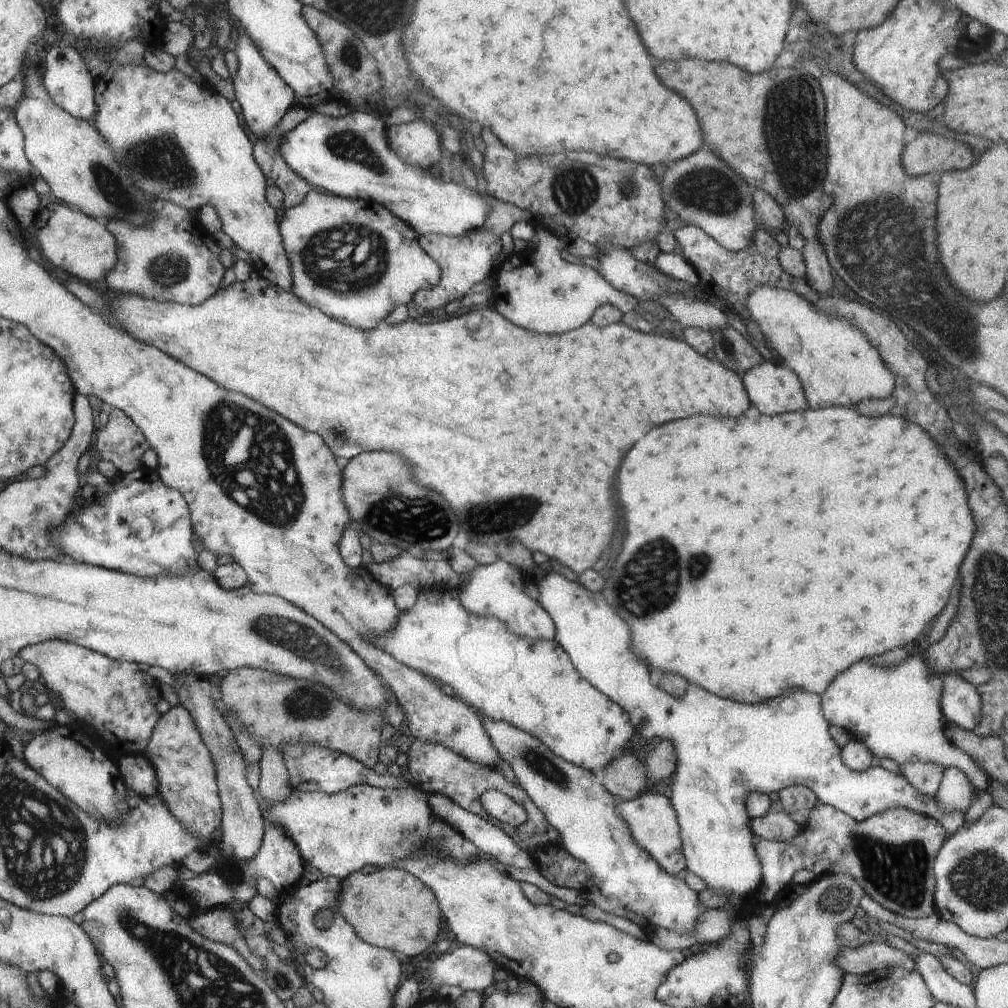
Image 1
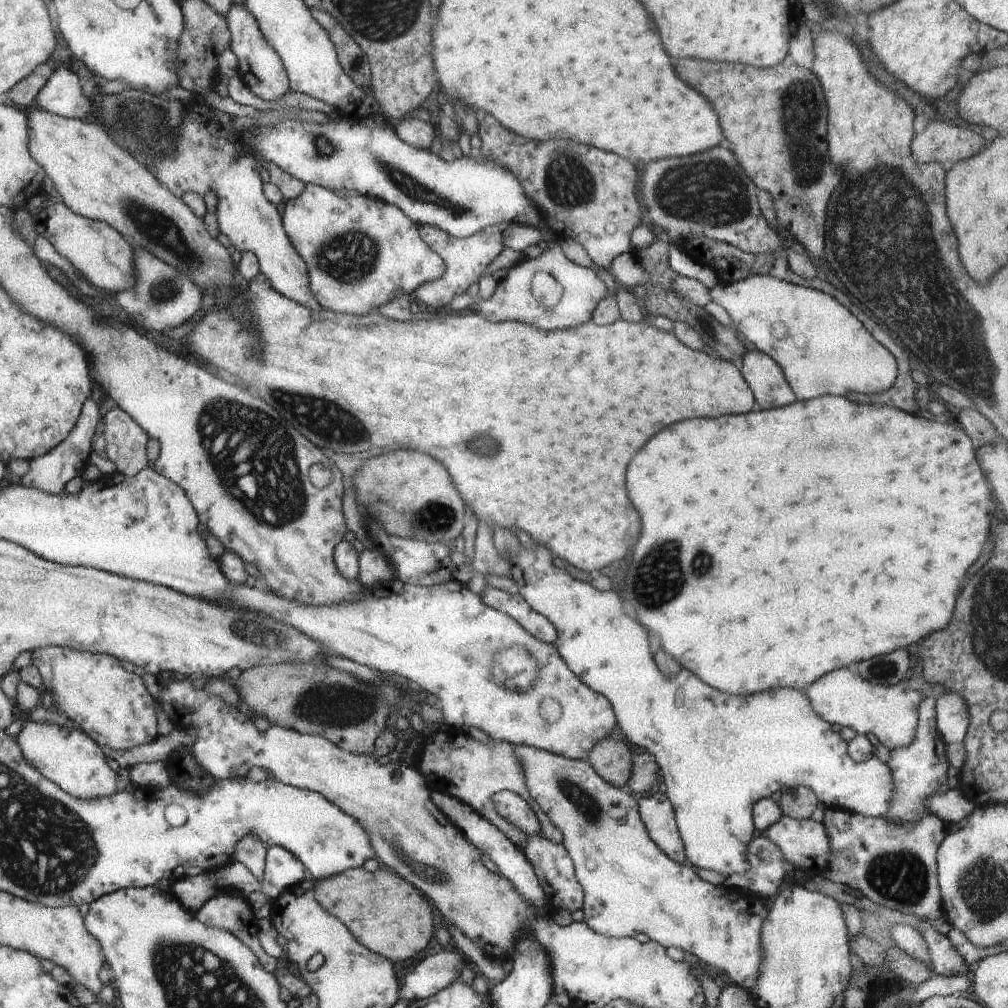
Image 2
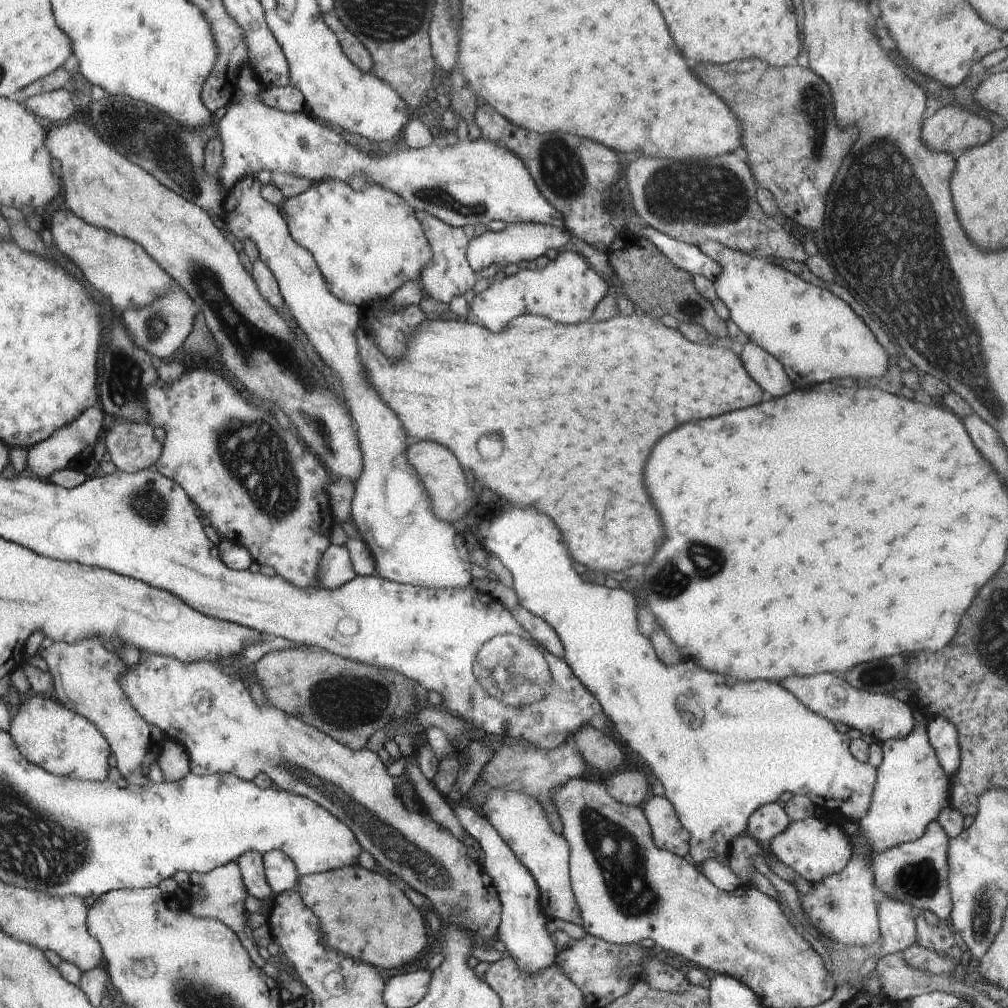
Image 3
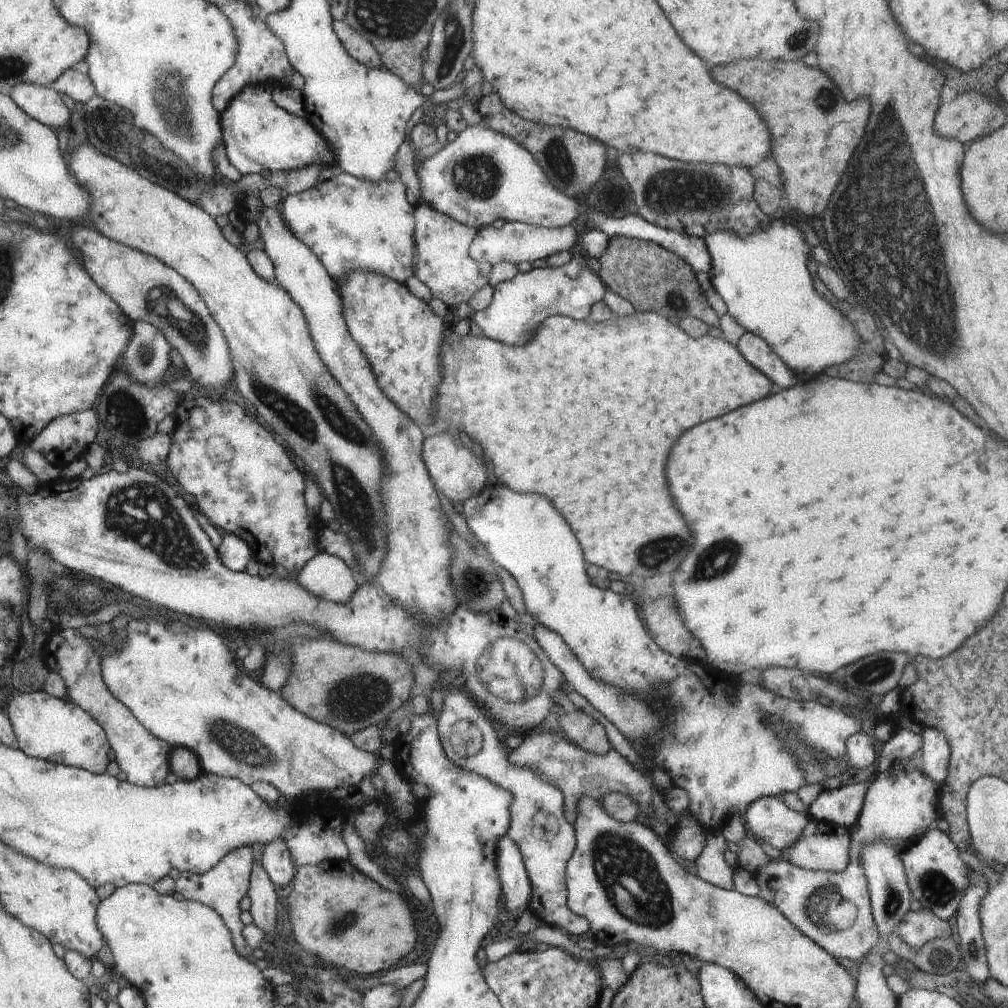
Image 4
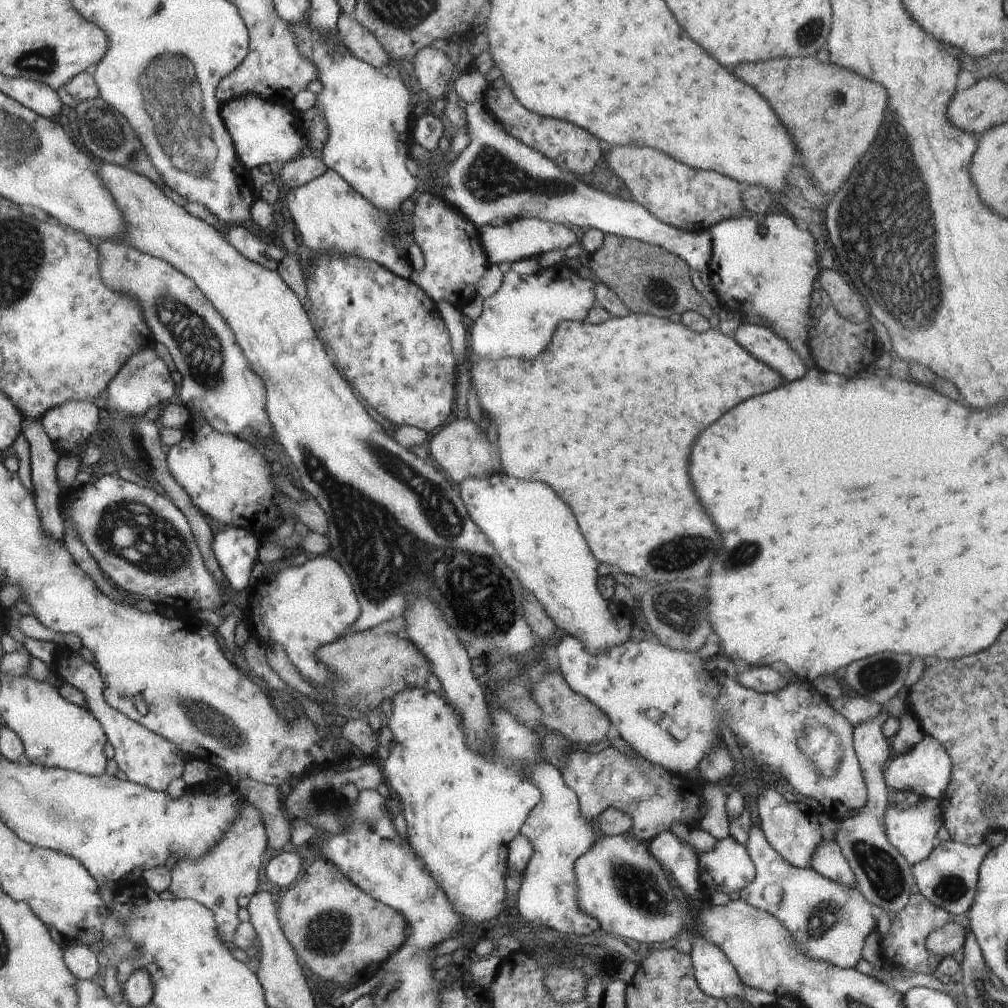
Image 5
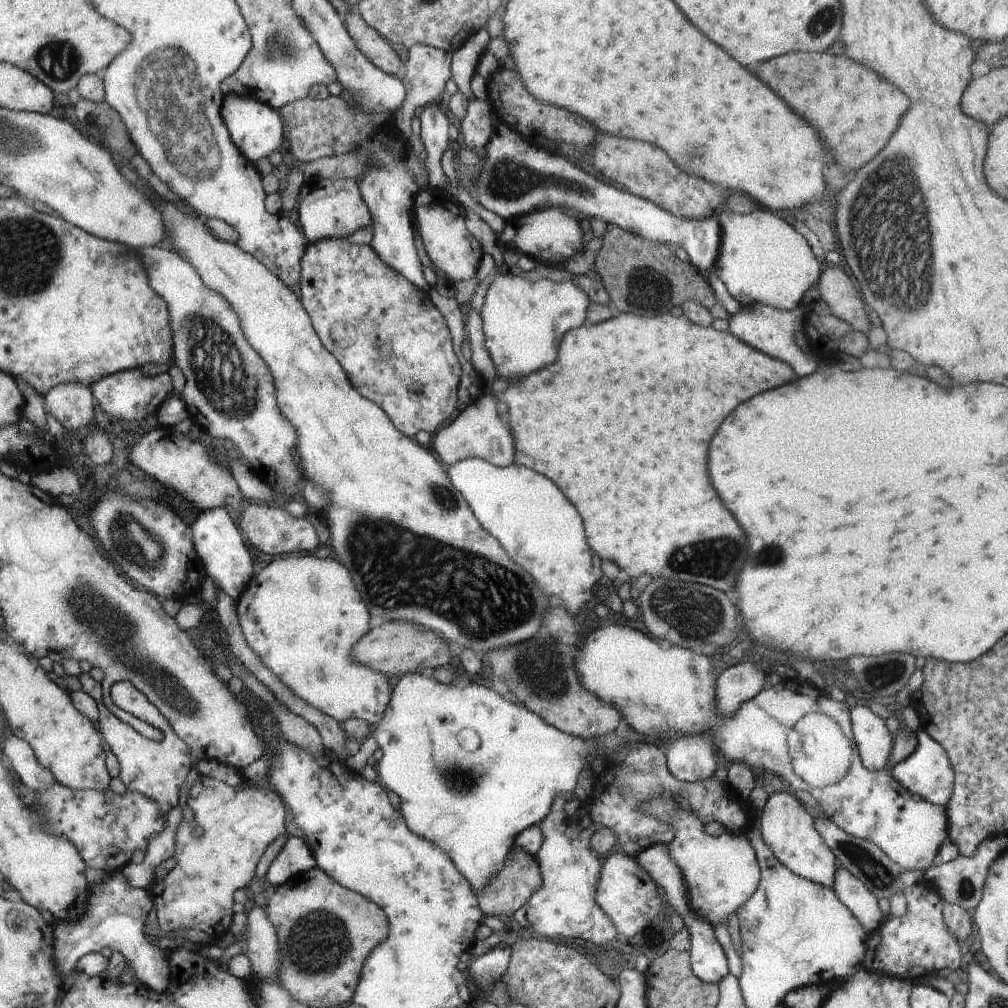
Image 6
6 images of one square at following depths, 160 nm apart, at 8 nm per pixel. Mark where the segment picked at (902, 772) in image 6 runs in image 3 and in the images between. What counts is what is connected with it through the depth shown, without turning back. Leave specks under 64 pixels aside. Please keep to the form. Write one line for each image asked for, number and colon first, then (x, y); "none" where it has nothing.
3: (941, 731)
4: (936, 753)
5: (925, 769)

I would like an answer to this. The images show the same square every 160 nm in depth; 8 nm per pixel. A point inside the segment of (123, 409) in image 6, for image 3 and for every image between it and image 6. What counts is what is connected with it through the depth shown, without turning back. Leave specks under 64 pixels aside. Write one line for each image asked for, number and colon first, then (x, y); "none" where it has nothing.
3: (160, 328)
4: (147, 354)
5: (144, 380)

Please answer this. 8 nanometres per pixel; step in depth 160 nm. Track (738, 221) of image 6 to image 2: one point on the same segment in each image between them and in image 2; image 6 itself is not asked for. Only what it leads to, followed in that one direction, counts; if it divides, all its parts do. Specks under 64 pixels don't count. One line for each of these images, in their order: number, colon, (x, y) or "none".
2: (827, 351)
3: (815, 336)
4: (763, 279)
5: (764, 265)

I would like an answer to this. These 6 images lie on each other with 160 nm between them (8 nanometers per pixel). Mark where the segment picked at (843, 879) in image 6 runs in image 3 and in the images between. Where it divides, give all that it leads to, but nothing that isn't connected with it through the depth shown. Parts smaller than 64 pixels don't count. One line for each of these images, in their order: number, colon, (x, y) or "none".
3: (815, 848)
4: (822, 846)
5: (829, 861)

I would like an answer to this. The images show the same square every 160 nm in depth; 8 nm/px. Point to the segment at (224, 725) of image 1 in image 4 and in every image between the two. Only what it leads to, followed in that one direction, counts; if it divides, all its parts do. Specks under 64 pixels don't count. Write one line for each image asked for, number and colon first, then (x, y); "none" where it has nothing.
2: (250, 851)
3: (251, 866)
4: (264, 904)

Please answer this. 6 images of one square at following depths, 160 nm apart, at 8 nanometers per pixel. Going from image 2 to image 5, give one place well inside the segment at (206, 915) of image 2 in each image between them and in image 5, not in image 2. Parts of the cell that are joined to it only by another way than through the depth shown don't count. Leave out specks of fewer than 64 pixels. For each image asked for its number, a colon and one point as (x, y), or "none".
3: (220, 894)
4: (221, 888)
5: (229, 870)

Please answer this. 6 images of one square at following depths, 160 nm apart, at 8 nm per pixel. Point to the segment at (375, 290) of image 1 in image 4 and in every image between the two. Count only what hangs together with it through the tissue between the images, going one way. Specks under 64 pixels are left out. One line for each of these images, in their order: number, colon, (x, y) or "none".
2: (361, 253)
3: (367, 244)
4: (348, 223)

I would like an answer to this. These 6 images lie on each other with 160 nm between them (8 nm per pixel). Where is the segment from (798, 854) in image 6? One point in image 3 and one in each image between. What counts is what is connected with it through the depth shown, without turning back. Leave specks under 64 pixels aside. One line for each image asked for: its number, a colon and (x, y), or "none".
3: (771, 819)
4: (769, 819)
5: (792, 828)

